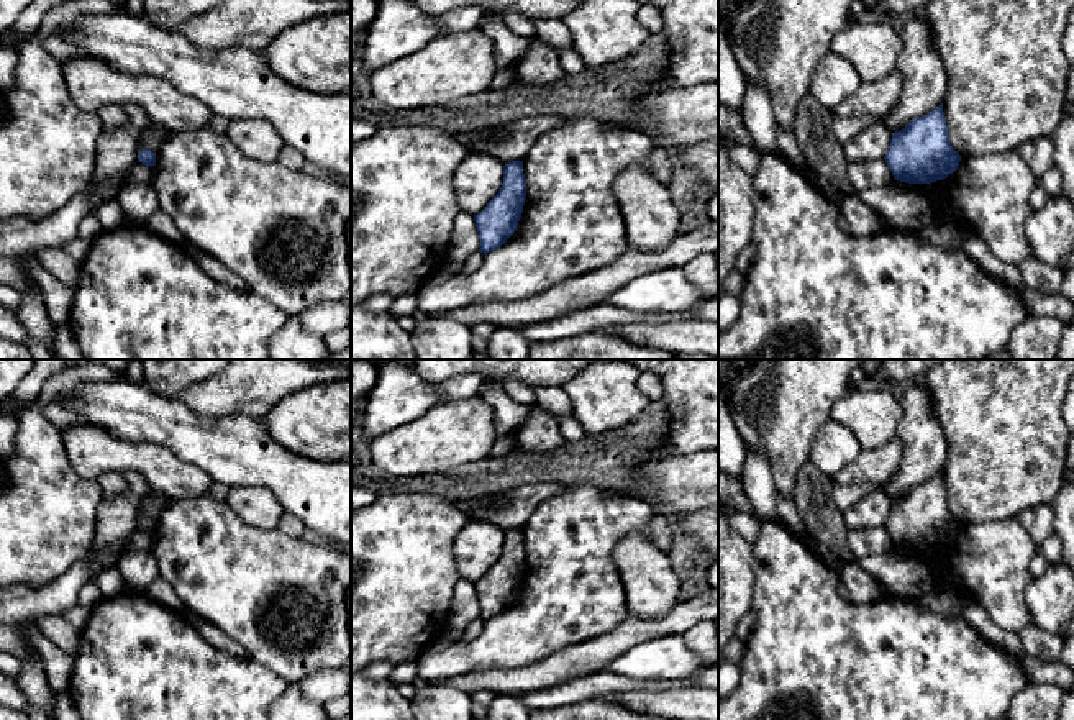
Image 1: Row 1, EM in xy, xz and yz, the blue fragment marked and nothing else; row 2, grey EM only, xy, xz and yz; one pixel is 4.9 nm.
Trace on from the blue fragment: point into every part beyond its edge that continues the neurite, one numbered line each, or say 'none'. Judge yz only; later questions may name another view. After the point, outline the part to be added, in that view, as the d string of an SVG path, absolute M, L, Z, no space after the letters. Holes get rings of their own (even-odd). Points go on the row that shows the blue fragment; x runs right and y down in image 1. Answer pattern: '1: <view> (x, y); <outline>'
none

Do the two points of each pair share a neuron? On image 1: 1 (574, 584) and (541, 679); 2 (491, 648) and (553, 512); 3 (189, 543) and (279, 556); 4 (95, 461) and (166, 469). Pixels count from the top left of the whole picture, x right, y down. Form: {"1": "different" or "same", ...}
{"1": "different", "2": "same", "3": "same", "4": "same"}

